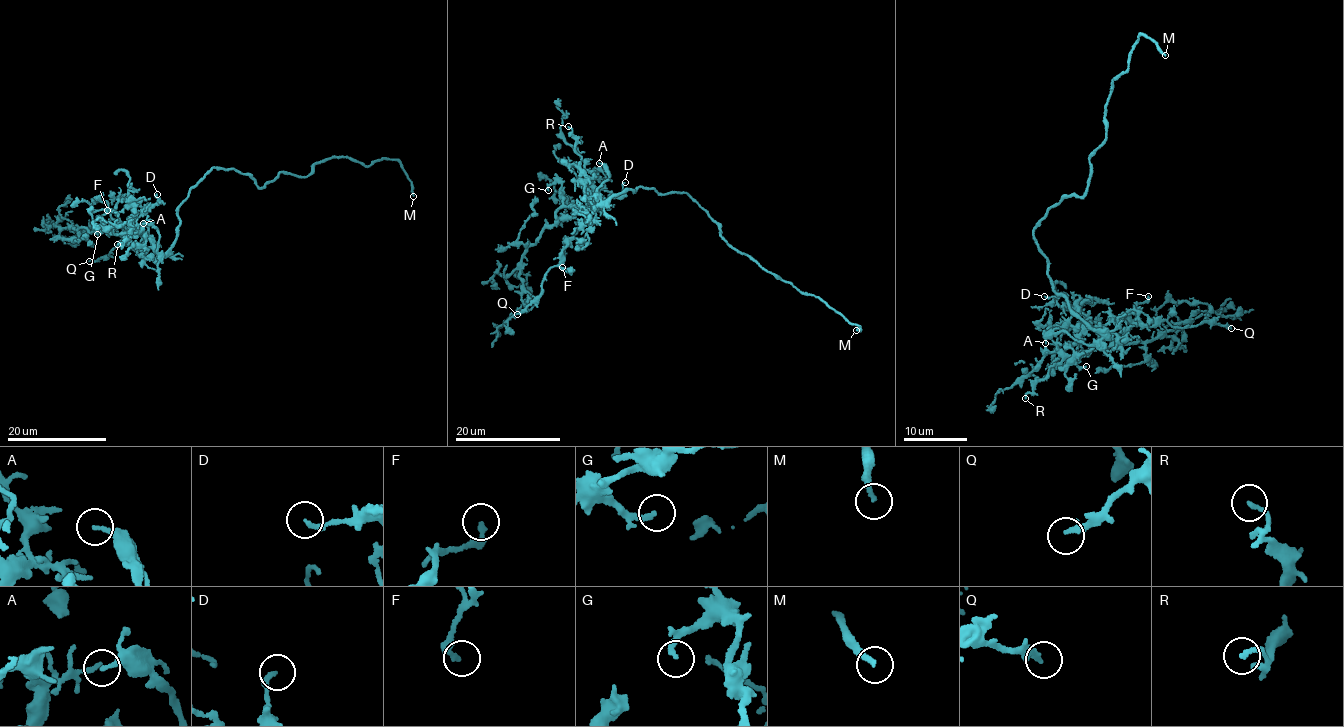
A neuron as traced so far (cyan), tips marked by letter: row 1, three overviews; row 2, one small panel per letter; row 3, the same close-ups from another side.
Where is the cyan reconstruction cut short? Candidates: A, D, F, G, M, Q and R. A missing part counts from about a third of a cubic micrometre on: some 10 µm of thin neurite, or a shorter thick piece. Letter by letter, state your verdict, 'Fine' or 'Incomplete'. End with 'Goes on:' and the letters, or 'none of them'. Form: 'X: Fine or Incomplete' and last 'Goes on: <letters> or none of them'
A: Fine
D: Fine
F: Incomplete
G: Fine
M: Incomplete
Q: Fine
R: Fine
Goes on: F, M

